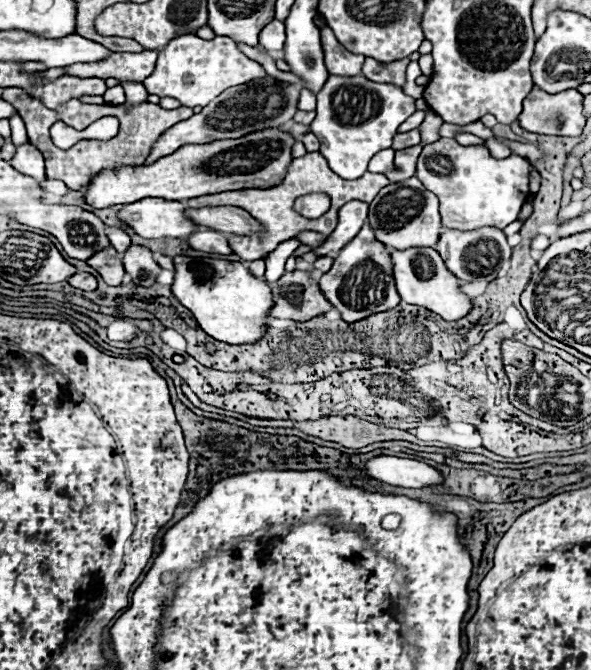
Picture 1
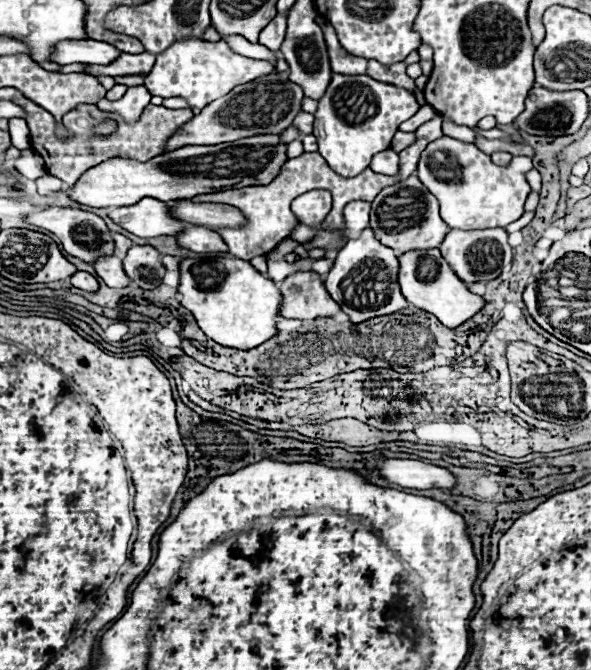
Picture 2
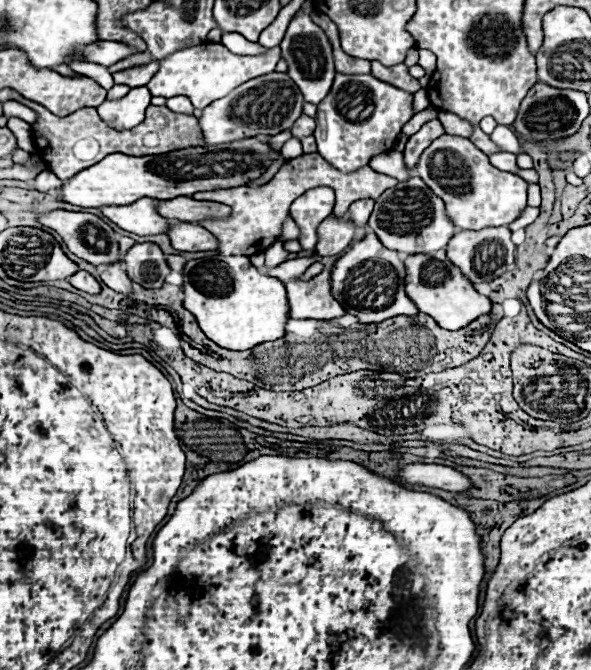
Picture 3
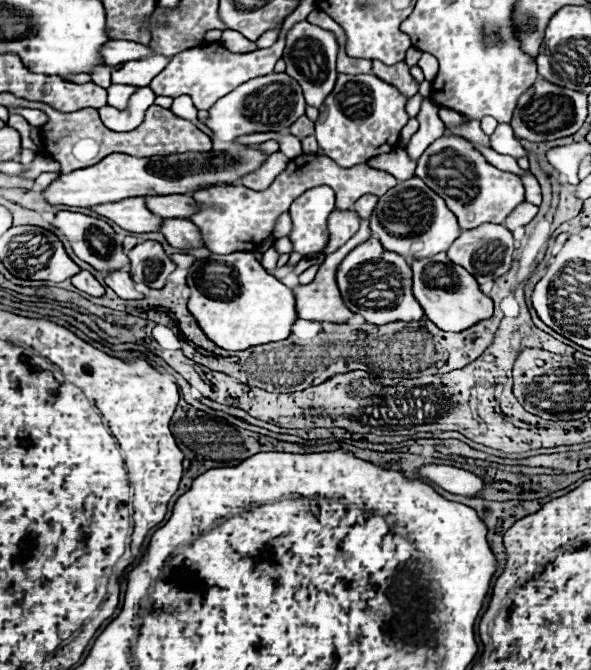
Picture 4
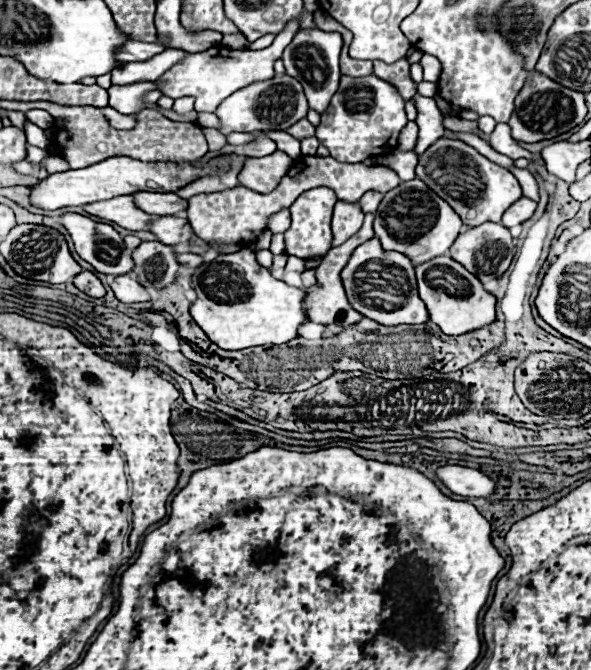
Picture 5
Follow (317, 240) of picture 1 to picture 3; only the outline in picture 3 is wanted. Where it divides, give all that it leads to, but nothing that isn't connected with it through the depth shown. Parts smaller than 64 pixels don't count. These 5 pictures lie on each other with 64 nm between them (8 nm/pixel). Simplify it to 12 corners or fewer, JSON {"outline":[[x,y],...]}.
{"outline":[[292,218],[286,220],[280,242],[296,240],[300,236]]}

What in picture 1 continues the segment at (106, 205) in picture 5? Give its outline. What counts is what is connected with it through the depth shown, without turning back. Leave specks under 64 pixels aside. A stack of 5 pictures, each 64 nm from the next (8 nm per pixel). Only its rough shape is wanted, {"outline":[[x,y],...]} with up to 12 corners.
{"outline":[[138,200],[116,216],[146,240],[188,238],[182,202]]}

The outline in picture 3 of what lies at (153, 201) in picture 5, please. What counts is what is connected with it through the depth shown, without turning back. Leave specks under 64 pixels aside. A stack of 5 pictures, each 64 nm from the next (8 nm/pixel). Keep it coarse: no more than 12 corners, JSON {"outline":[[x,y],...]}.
{"outline":[[190,196],[156,200],[168,220],[198,222],[230,214],[226,204]]}

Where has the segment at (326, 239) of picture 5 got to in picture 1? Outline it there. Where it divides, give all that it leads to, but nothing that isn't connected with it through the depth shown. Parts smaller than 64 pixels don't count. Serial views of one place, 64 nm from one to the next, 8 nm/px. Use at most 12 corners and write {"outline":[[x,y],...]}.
{"outline":[[306,194],[294,210],[316,220],[330,208],[328,194]]}

